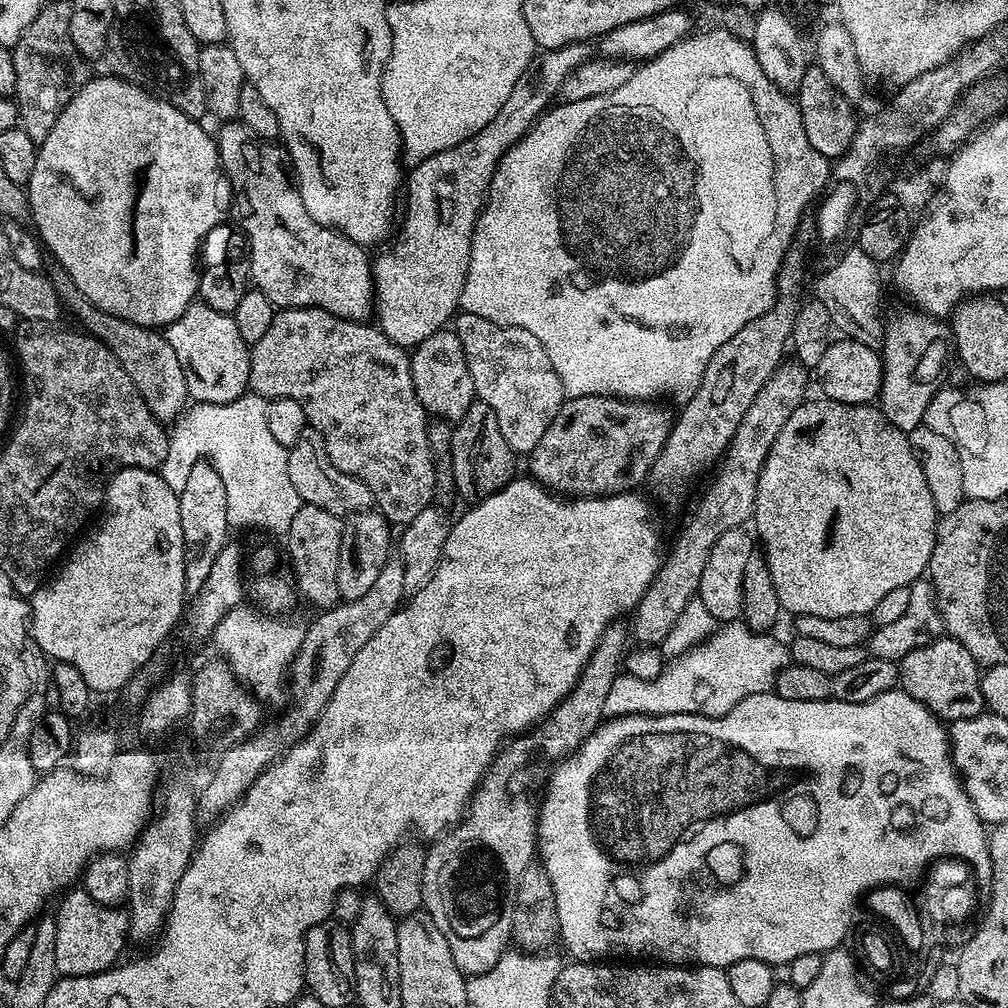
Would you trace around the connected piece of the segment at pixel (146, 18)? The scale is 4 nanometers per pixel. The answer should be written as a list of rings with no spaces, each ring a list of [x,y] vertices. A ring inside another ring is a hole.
[[[128,8],[128,12],[116,12],[116,21],[112,24],[102,60],[108,63],[107,71],[111,75],[128,80],[170,102],[191,120],[203,121],[208,107],[200,71],[182,66],[180,52],[170,50],[168,47],[171,45],[172,40],[164,36],[160,16],[156,16],[152,8]]]

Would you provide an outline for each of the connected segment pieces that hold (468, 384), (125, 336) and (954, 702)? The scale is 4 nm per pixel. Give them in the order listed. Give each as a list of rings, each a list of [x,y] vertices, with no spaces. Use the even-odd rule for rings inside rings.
[[[441,330],[430,334],[411,353],[414,390],[429,417],[455,422],[470,410],[476,400],[474,378],[470,378],[470,366],[462,350],[462,342],[452,330]]]
[[[56,266],[53,269],[53,272],[50,272],[52,289],[59,294],[61,305],[67,311],[69,308],[85,324],[83,327],[97,340],[107,343],[115,356],[120,359],[126,374],[136,384],[138,394],[148,403],[148,409],[152,411],[154,418],[161,422],[172,422],[183,416],[190,400],[186,376],[182,374],[182,364],[178,362],[174,346],[170,346],[167,335],[163,331],[144,328],[140,324],[123,320],[106,310],[94,307],[82,294],[82,290],[74,286],[74,278],[70,278],[70,274],[66,274],[64,268]]]
[[[945,634],[926,646],[910,650],[910,654],[906,654],[898,661],[898,667],[900,670],[898,684],[902,691],[925,704],[935,716],[940,717],[941,721],[974,718],[985,711],[980,685],[981,665],[976,663],[970,650],[966,650],[962,642],[953,640],[951,636]]]

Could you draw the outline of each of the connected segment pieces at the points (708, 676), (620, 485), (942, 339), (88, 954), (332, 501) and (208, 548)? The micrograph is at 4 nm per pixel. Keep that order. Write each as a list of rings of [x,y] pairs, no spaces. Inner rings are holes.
[[[736,626],[717,627],[706,642],[685,652],[682,658],[673,659],[651,683],[629,674],[616,676],[612,692],[606,694],[605,717],[665,716],[679,712],[725,716],[749,694],[769,691],[782,667],[779,646],[772,644],[771,635],[757,634],[747,626],[732,627]]]
[[[573,396],[565,399],[563,406],[558,410],[558,414],[554,418],[554,422],[550,422],[550,426],[546,426],[546,434],[542,434],[542,438],[538,442],[538,446],[534,446],[534,450],[527,457],[528,464],[532,467],[530,472],[531,479],[537,480],[543,484],[545,488],[557,493],[563,494],[568,498],[579,498],[582,496],[613,496],[619,492],[631,492],[639,489],[640,483],[644,479],[652,476],[652,467],[654,462],[662,454],[664,444],[668,440],[668,433],[672,431],[674,423],[673,417],[667,416],[660,408],[655,408],[655,403],[649,402],[647,399],[640,398],[621,398],[618,396]]]
[[[923,310],[900,312],[883,325],[882,359],[884,373],[878,397],[882,415],[898,430],[911,434],[924,423],[924,415],[933,396],[941,387],[940,375],[944,372],[943,360],[950,356],[950,332],[939,319]],[[933,360],[933,364],[928,363]]]
[[[83,890],[69,891],[64,898],[60,909],[54,912],[57,922],[55,961],[59,975],[93,976],[113,967],[123,957],[120,955],[124,952],[124,943],[130,940],[129,913],[120,906],[98,903]]]
[[[306,426],[302,434],[298,434],[298,442],[288,449],[288,469],[290,483],[294,485],[294,490],[298,490],[303,503],[322,506],[322,510],[330,510],[330,514],[341,518],[373,507],[372,491],[358,478],[338,470],[338,466],[330,462],[330,454],[326,454],[326,442],[318,430]]]
[[[197,466],[191,468],[183,477],[178,495],[182,514],[186,593],[193,597],[198,594],[198,590],[202,590],[218,554],[222,554],[222,550],[230,542],[230,529],[226,518],[226,486],[222,486],[218,470],[211,466]]]

